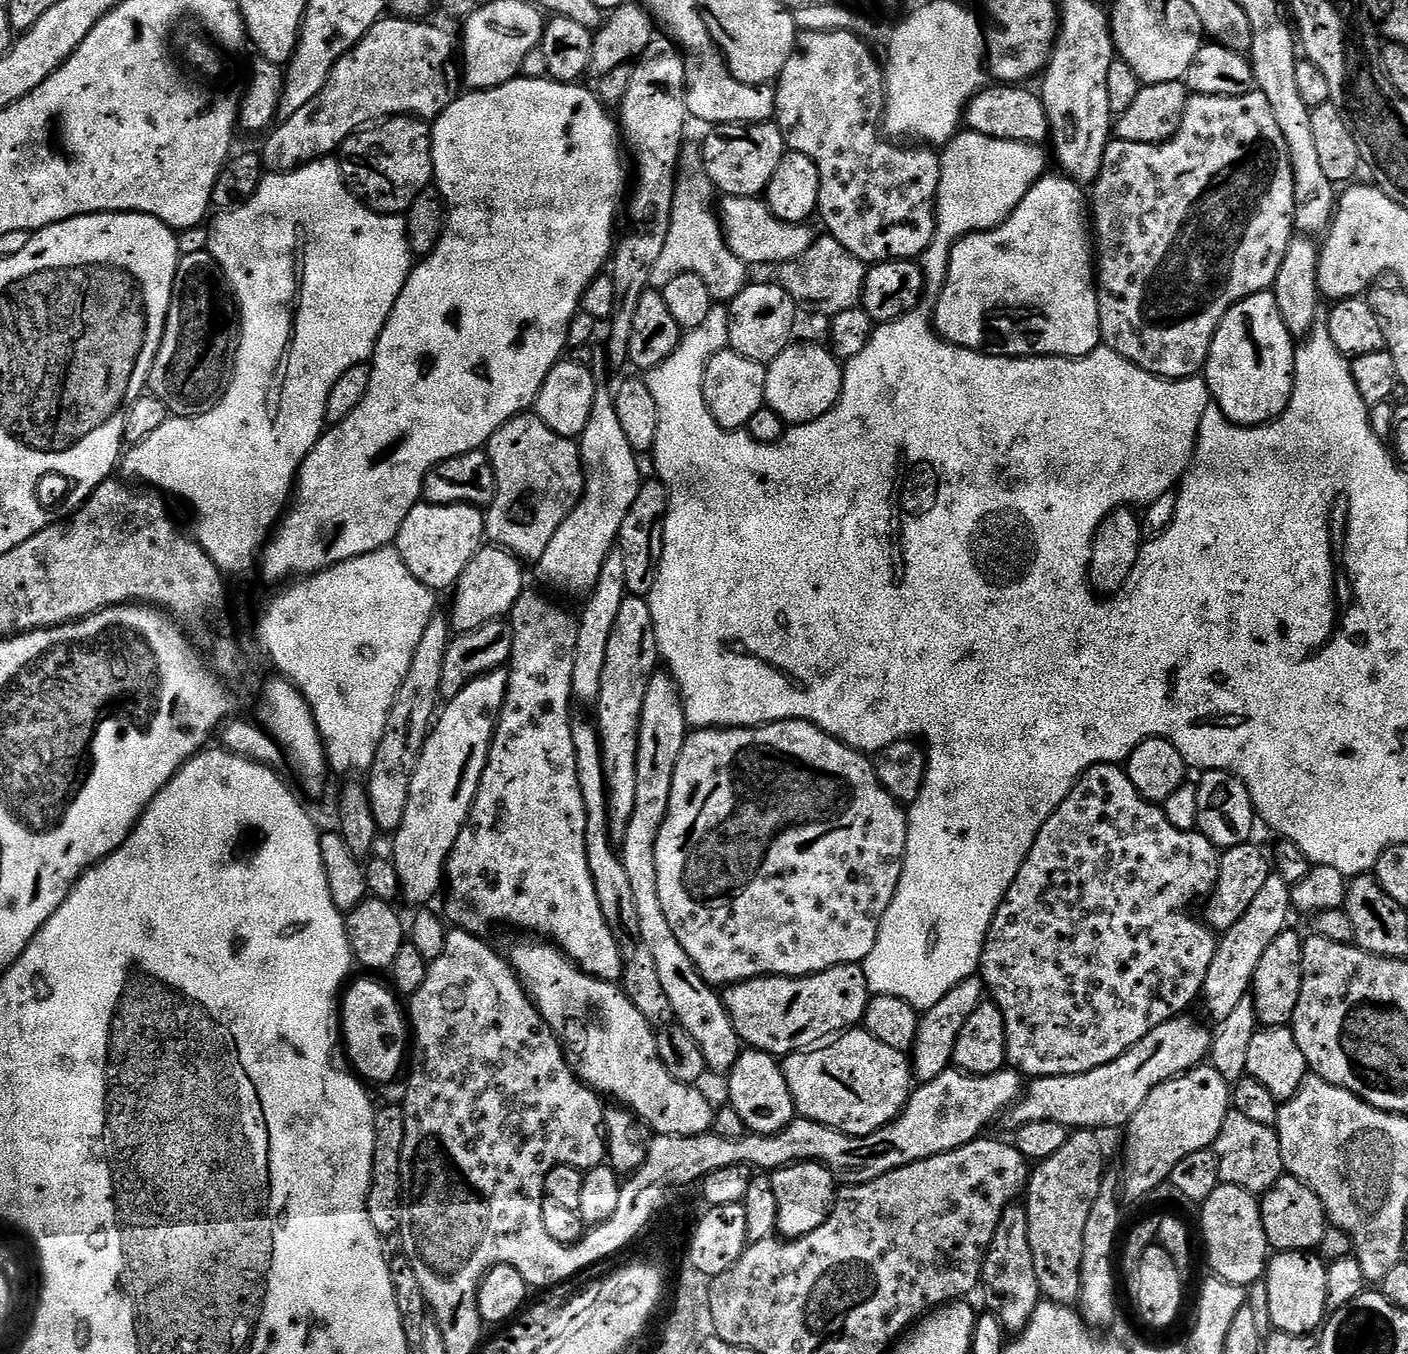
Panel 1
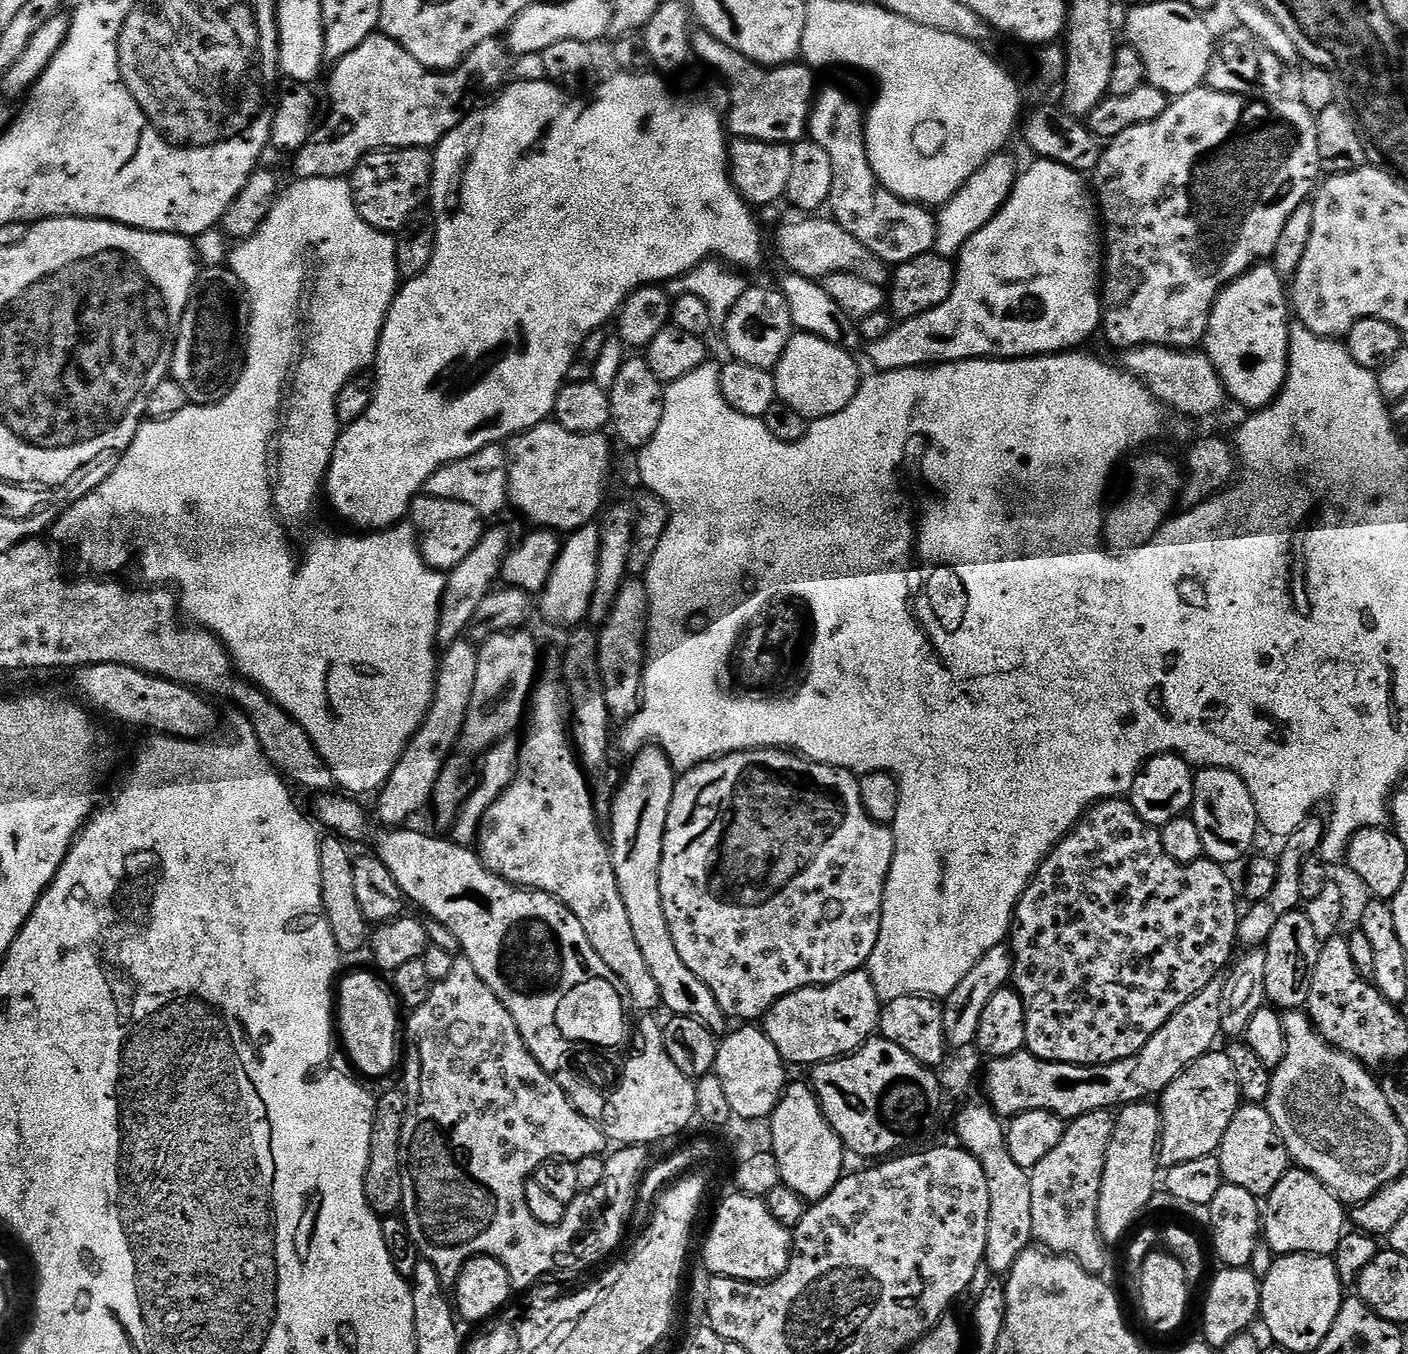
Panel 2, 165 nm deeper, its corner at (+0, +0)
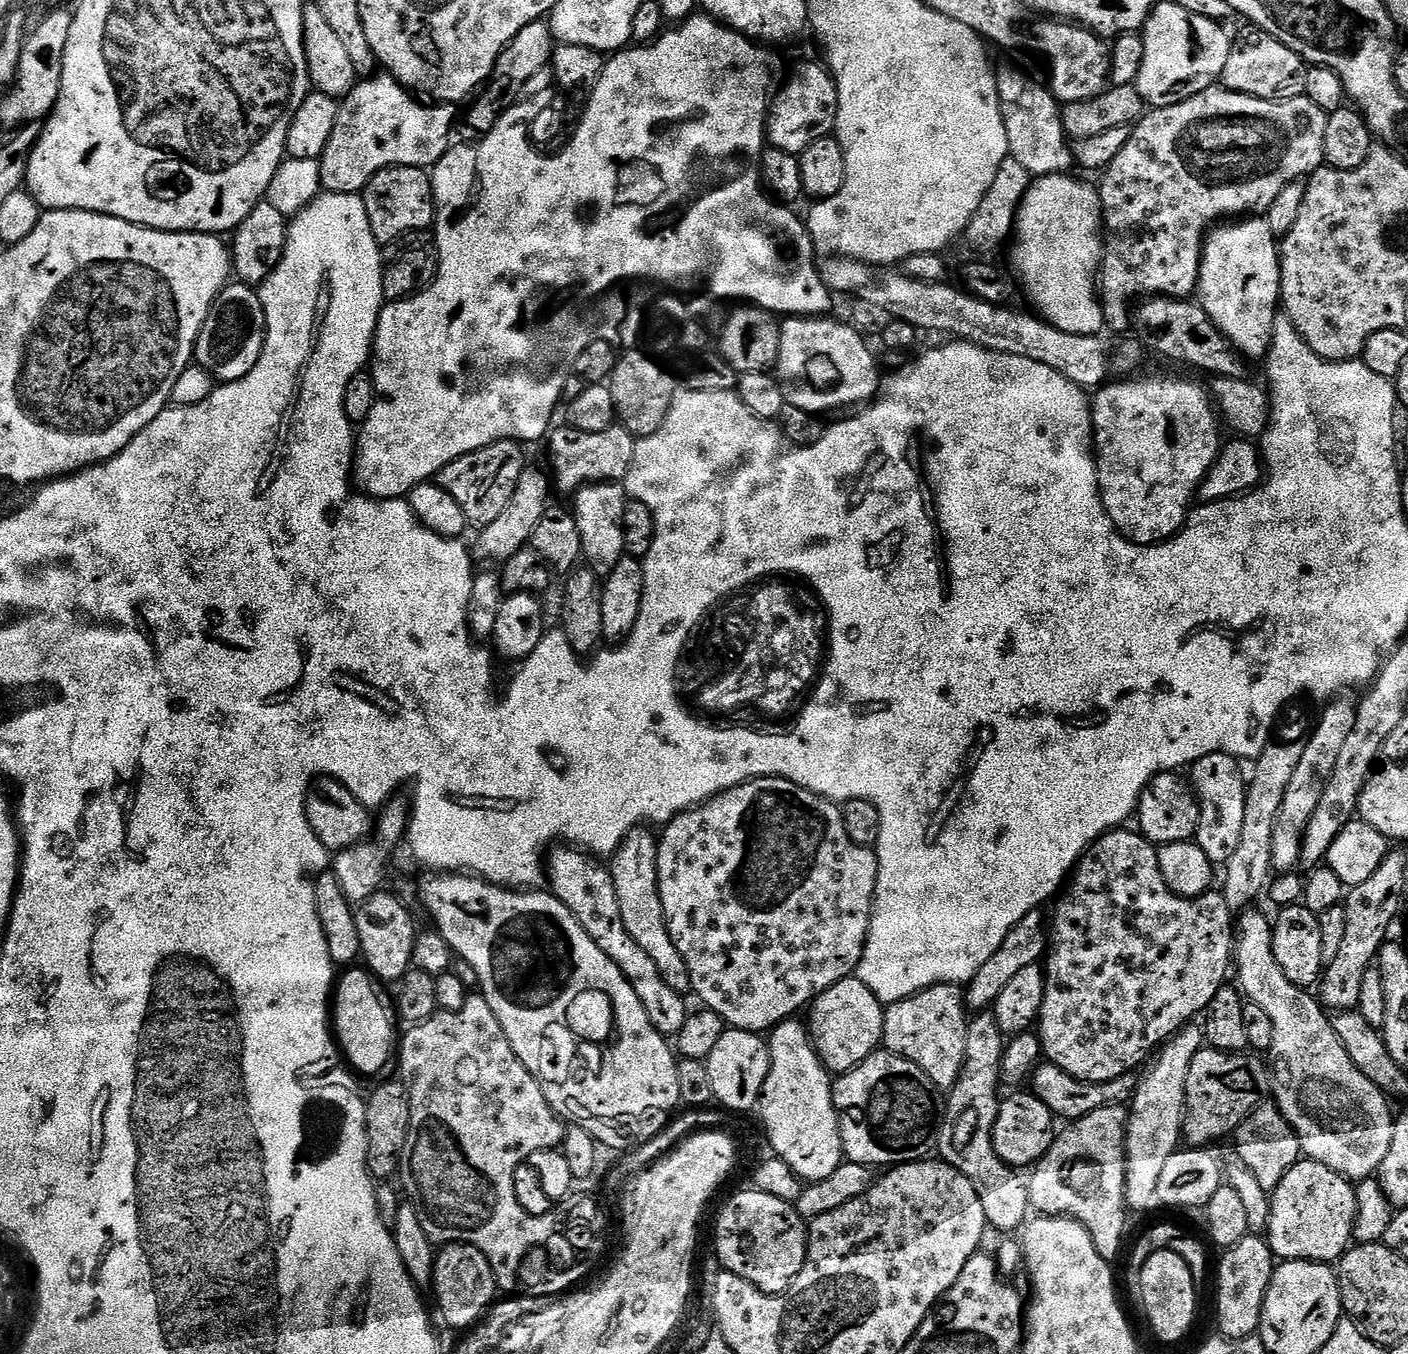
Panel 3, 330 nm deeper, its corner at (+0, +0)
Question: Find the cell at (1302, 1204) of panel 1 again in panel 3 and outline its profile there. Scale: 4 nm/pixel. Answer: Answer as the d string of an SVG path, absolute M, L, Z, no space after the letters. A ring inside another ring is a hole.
M1302 1158L1278 1182L1278 1186L1270 1193L1272 1209L1268 1215L1266 1239L1272 1247L1272 1255L1277 1261L1314 1260L1317 1262L1336 1262L1348 1251L1353 1243L1352 1227L1356 1217L1356 1189L1353 1181L1342 1174L1330 1170L1330 1166L1322 1166L1322 1162L1314 1162Z

